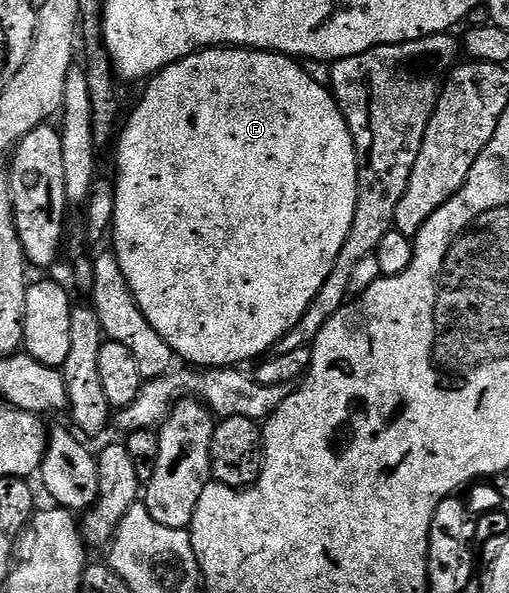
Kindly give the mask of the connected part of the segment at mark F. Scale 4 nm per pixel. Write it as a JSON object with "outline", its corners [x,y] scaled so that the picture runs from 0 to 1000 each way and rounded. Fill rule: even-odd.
{"outline":[[[391,83],[285,138],[287,152],[271,179],[257,187],[250,204],[246,199],[230,226],[232,305],[224,320],[220,425],[236,444],[236,457],[244,457],[244,470],[251,470],[251,484],[275,524],[283,524],[283,538],[291,538],[291,545],[306,551],[314,572],[338,585],[344,604],[358,607],[360,602],[367,617],[397,622],[468,619],[477,614],[473,609],[528,597],[538,580],[589,545],[597,524],[605,524],[613,504],[621,504],[629,484],[637,484],[637,470],[652,464],[660,430],[668,430],[668,417],[676,417],[676,403],[684,403],[703,334],[703,263],[695,253],[695,231],[654,155],[585,110],[591,108],[560,89],[532,89],[521,83]]]}

